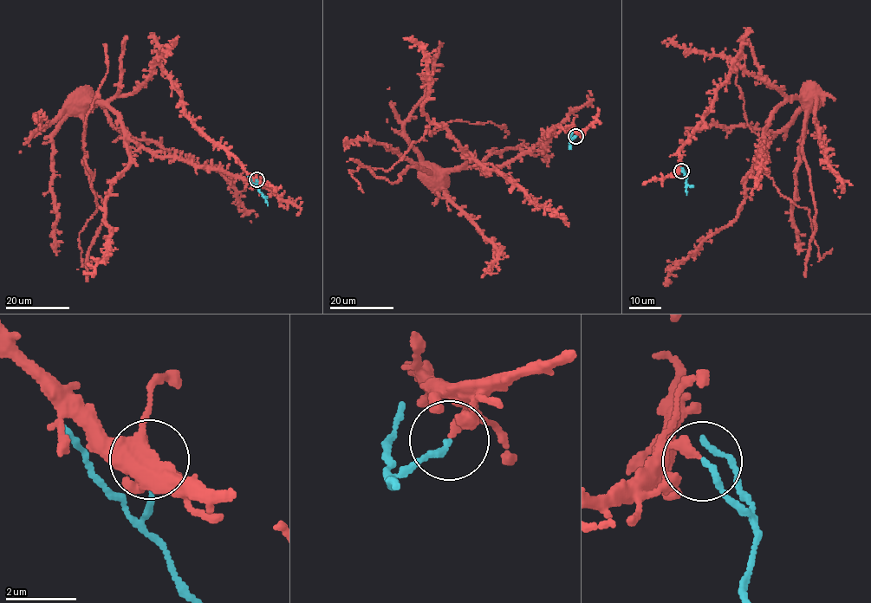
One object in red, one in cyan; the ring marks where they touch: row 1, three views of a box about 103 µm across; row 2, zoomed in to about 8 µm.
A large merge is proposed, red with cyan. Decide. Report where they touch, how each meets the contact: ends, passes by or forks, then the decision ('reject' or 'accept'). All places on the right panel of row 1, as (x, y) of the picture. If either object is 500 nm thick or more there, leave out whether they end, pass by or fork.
place (681, 171); red ends; cyan ends; reject

